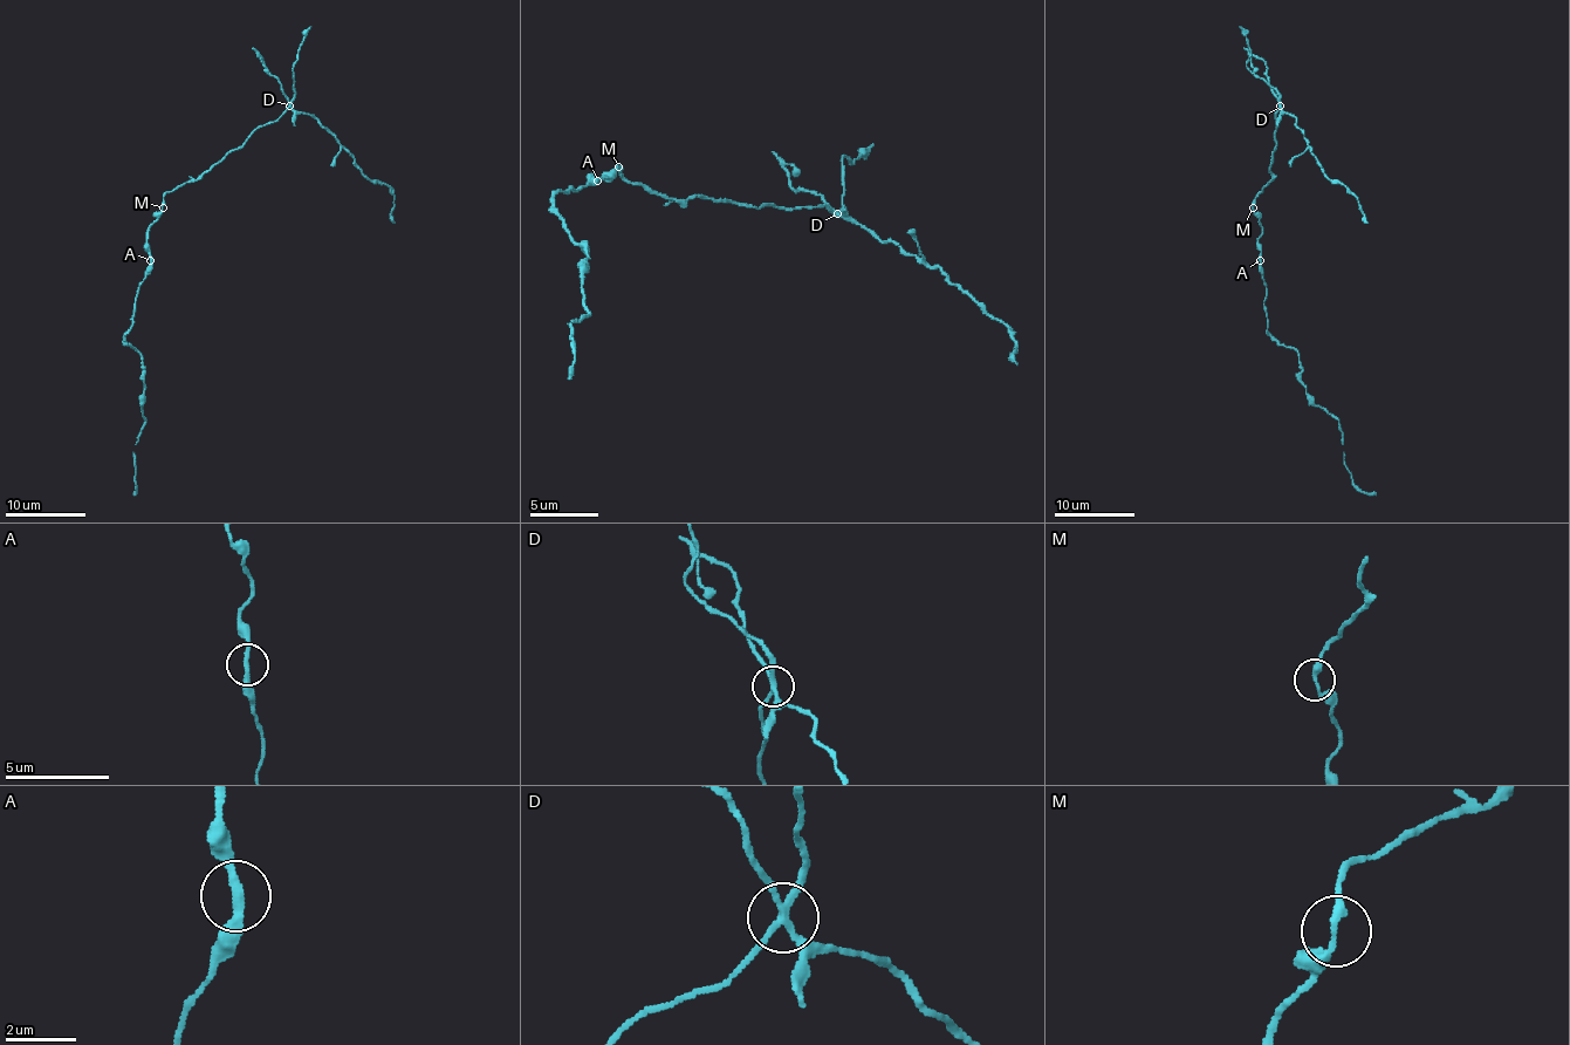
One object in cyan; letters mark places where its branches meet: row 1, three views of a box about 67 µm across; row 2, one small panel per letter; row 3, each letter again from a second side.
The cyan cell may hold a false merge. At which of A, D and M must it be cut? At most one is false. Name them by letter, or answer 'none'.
D

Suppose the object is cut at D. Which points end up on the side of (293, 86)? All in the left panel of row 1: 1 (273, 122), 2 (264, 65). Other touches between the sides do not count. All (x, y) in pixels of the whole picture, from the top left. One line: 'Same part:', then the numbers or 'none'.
Same part: 1

